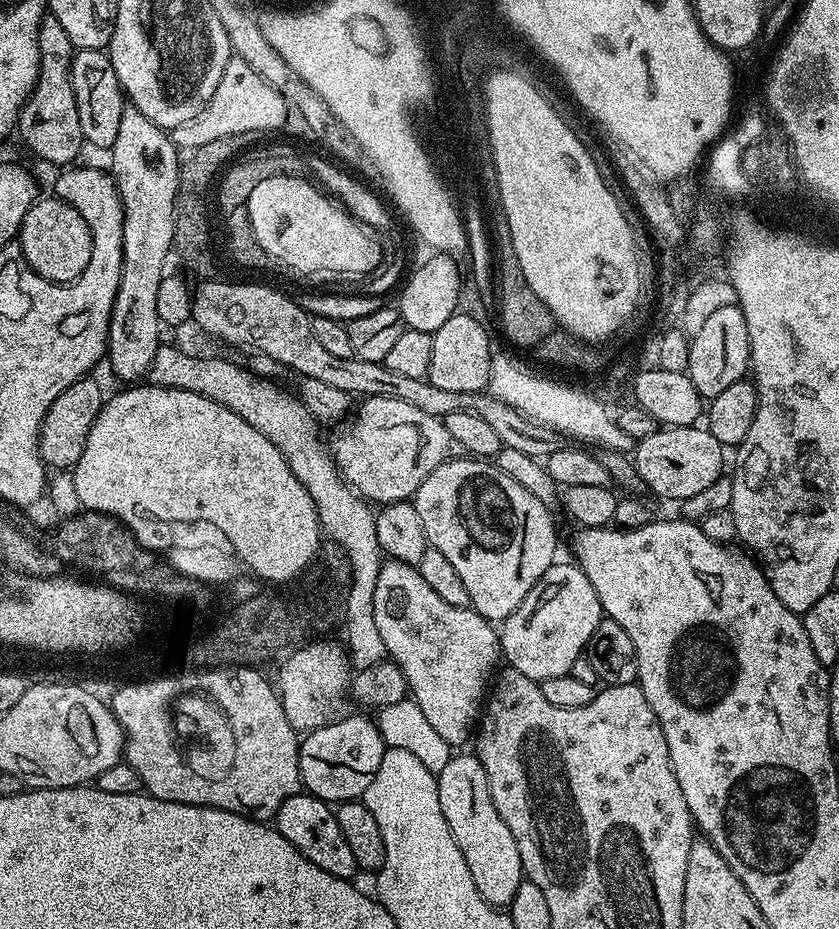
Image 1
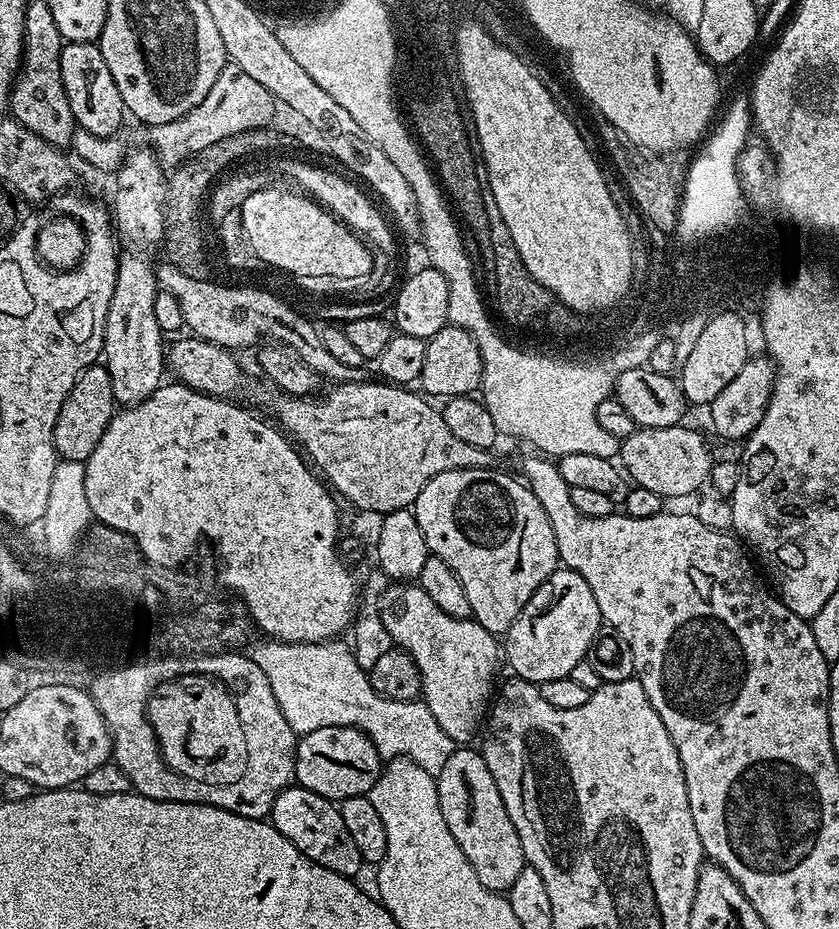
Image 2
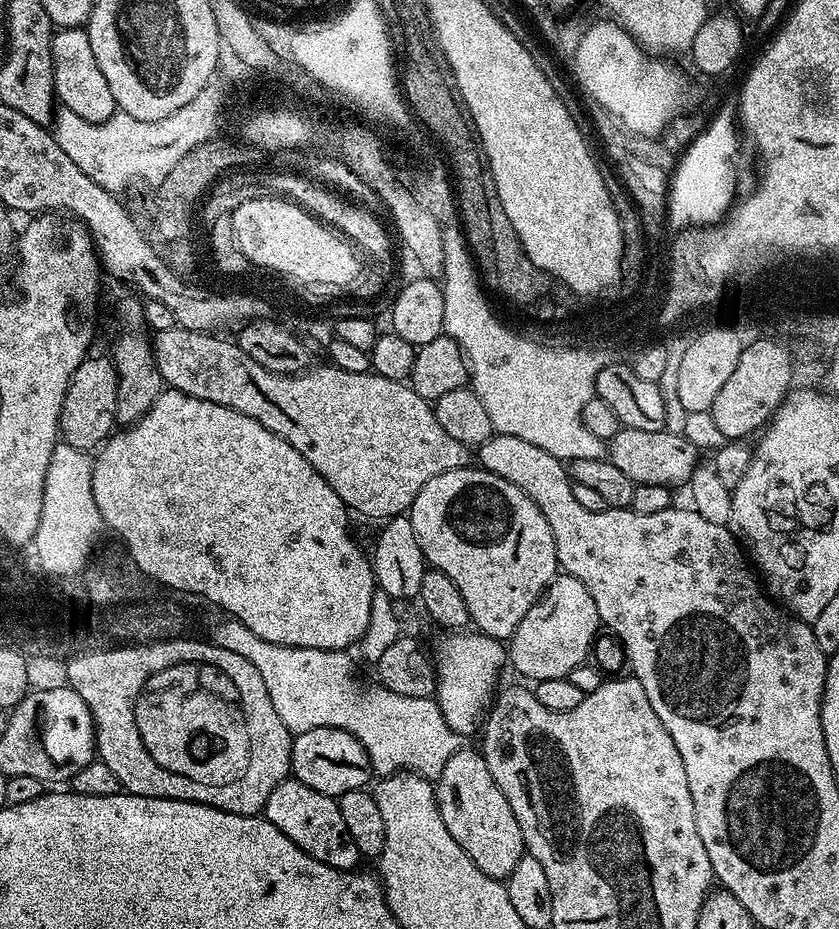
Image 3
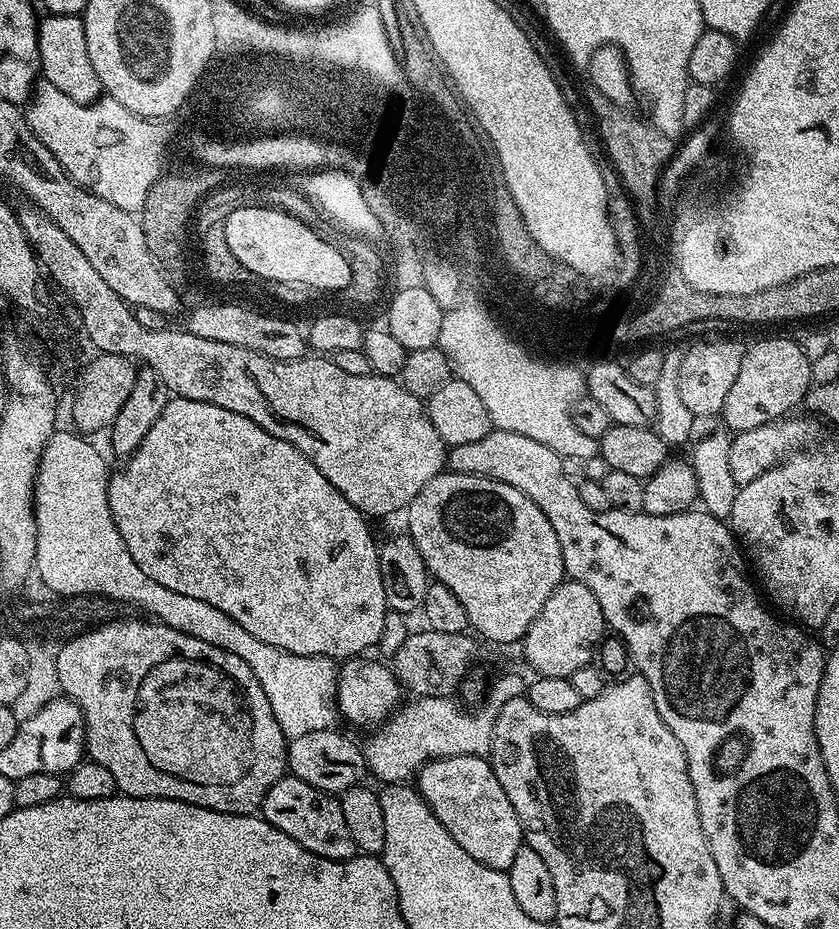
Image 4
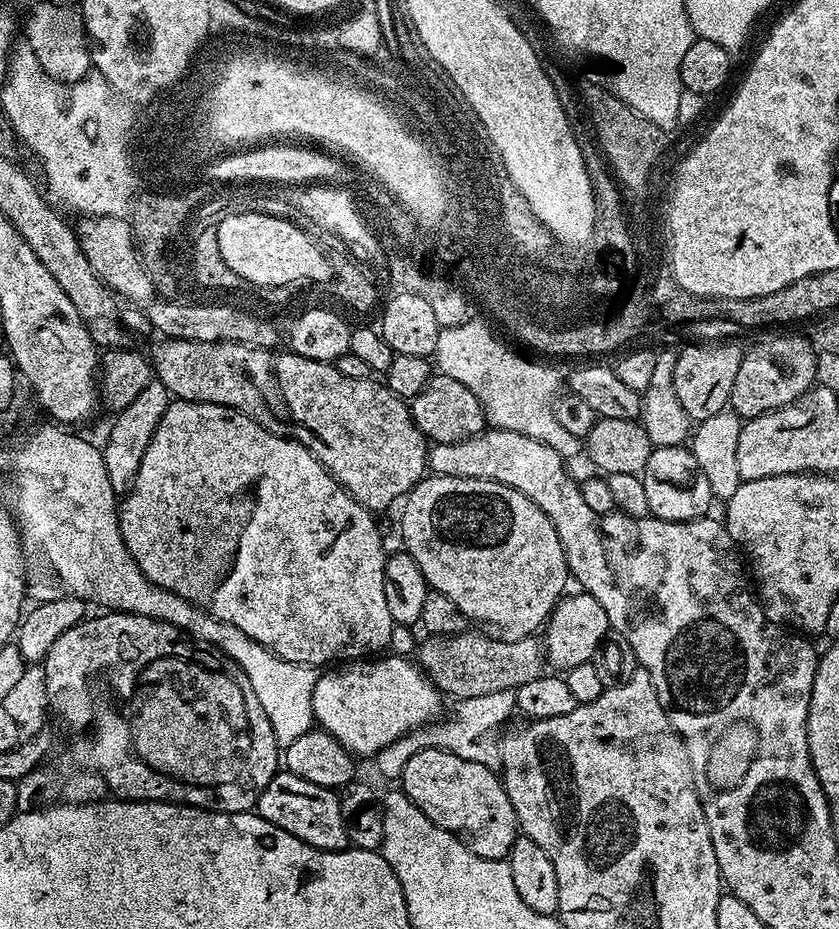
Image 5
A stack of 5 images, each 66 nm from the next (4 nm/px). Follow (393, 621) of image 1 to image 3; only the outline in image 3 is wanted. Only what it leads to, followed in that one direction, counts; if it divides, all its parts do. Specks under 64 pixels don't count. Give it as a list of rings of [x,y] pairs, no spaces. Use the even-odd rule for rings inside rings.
[[[456,630],[448,636],[440,645],[434,648],[434,663],[436,666],[436,705],[442,710],[442,718],[446,718],[446,724],[457,732],[460,737],[468,738],[481,731],[489,709],[493,705],[494,695],[497,693],[500,680],[500,671],[506,668],[506,648],[493,636],[486,636],[479,630]]]

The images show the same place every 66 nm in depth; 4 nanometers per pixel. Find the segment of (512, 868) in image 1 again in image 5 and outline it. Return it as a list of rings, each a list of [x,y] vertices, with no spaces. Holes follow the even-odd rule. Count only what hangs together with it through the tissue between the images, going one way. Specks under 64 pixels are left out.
[[[427,748],[418,750],[410,762],[402,770],[398,777],[399,787],[442,830],[454,834],[467,848],[478,858],[490,858],[491,860],[502,860],[507,857],[508,852],[512,849],[518,835],[518,825],[516,823],[516,811],[514,806],[510,806],[510,798],[504,789],[503,779],[493,769],[482,766],[478,762],[470,762],[466,758],[458,758],[458,754],[447,752],[444,748]]]

